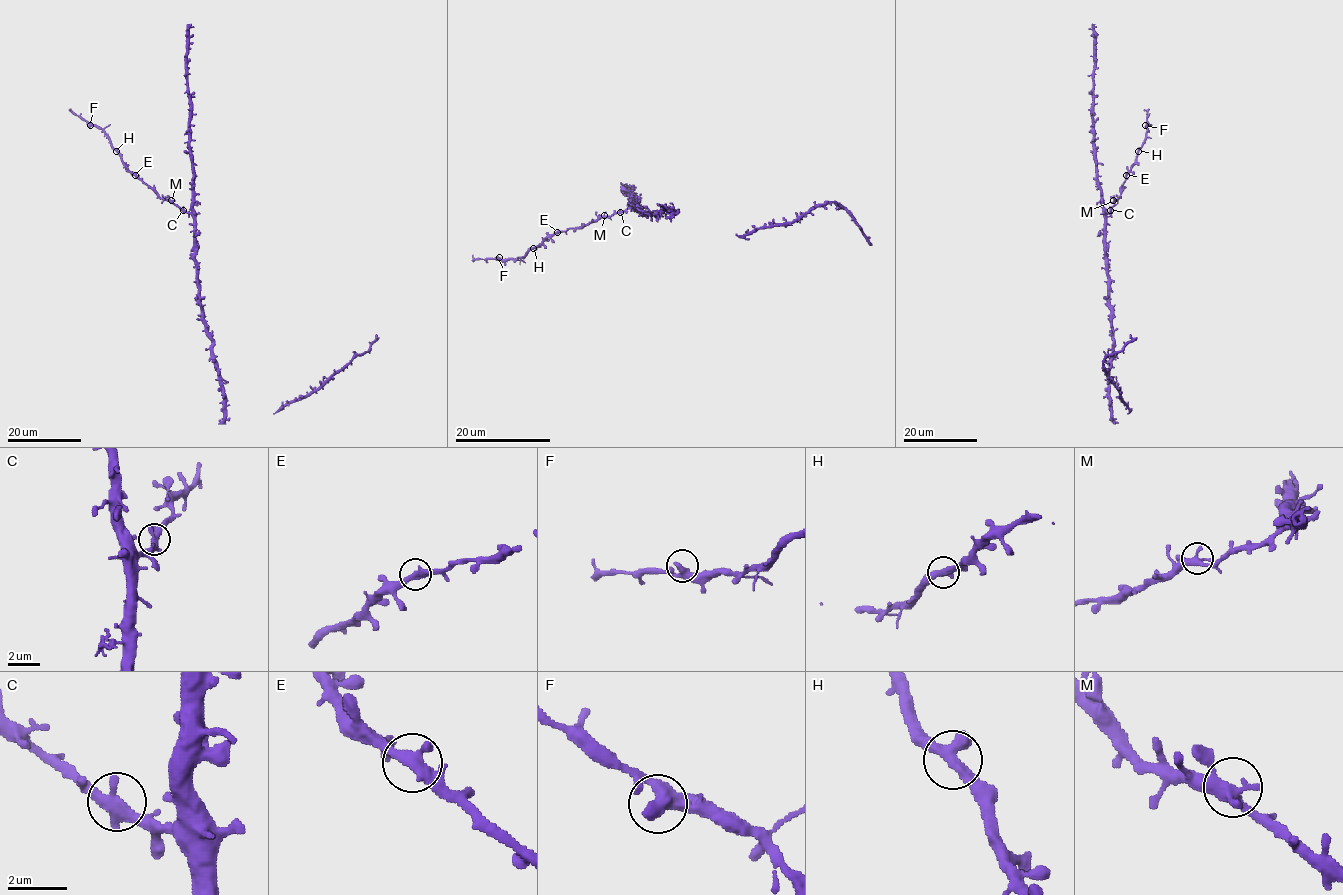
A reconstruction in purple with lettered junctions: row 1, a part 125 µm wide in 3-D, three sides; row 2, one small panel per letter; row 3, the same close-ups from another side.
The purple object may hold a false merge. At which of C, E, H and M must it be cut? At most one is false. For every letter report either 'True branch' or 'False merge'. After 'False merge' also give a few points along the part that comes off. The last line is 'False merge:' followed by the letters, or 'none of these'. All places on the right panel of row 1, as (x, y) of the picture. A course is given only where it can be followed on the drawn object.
C: True branch
E: True branch
H: True branch
M: True branch
False merge: none of these

